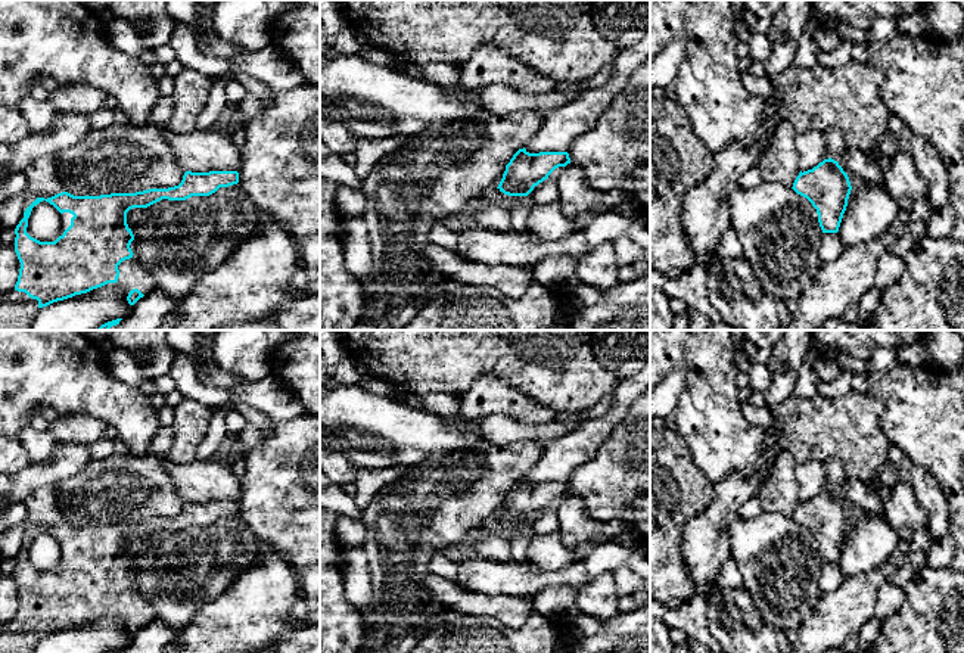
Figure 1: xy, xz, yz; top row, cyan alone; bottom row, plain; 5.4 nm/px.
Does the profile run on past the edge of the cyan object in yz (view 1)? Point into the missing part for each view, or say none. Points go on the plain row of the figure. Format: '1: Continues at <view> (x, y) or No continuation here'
1: No continuation here

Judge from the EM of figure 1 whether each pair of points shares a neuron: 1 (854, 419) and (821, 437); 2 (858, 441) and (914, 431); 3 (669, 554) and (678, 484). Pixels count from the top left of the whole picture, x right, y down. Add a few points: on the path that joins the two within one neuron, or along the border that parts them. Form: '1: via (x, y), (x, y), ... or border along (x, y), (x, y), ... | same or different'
1: via (846, 426), (829, 429) | same
2: border along (880, 403), (883, 413), (879, 426), (891, 444) | different
3: via (668, 537), (668, 501) | same

